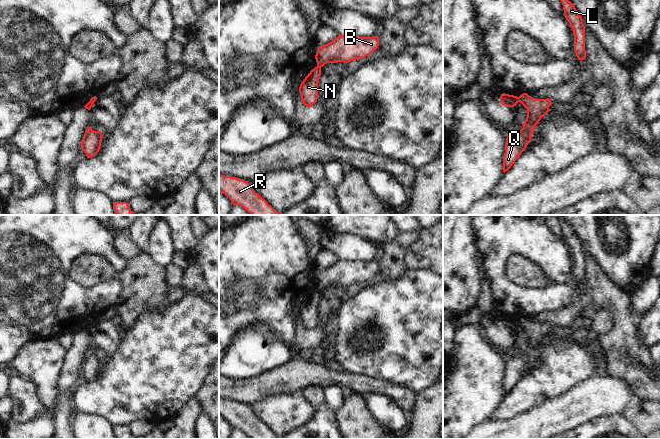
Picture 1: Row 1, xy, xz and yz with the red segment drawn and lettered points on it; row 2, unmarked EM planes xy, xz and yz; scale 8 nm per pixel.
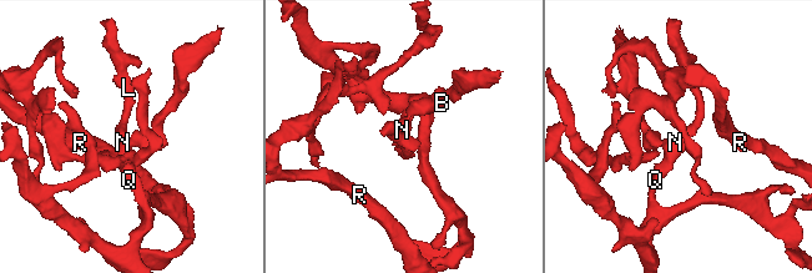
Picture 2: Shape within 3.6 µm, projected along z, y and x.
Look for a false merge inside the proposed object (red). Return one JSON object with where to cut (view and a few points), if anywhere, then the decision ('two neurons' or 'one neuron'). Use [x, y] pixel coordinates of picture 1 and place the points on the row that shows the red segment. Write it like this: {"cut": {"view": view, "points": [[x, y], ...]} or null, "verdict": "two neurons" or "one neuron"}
{"cut": {"view": "yz", "points": [[518, 97], [519, 101]]}, "verdict": "two neurons"}

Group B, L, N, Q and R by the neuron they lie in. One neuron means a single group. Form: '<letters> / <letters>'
B / L N Q R

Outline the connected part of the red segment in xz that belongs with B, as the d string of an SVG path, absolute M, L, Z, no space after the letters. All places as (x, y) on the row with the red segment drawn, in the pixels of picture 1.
M339 35L331 42L319 46L315 59L317 67L327 63L354 61L370 55L379 46L379 37L349 37Z

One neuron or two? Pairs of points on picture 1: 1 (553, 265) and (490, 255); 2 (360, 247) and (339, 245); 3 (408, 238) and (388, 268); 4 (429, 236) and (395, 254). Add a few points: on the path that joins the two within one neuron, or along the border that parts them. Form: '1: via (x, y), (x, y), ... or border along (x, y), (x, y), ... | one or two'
1: via (537, 249), (535, 247), (506, 247) | one
2: via (355, 247), (344, 246) | one
3: via (401, 245), (392, 254), (391, 261) | one
4: border along (419, 231), (419, 236), (405, 254), (405, 269) | two

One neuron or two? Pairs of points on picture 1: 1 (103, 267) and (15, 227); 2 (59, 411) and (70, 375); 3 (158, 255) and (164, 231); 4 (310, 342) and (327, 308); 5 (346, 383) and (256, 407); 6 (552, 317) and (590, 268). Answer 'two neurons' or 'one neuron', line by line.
1: two neurons
2: one neuron
3: one neuron
4: one neuron
5: two neurons
6: one neuron

